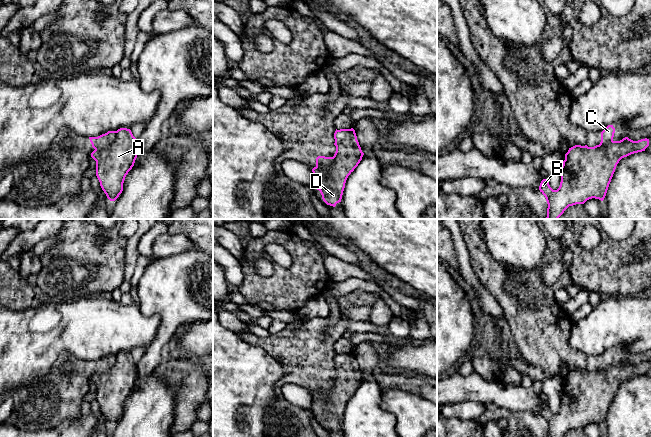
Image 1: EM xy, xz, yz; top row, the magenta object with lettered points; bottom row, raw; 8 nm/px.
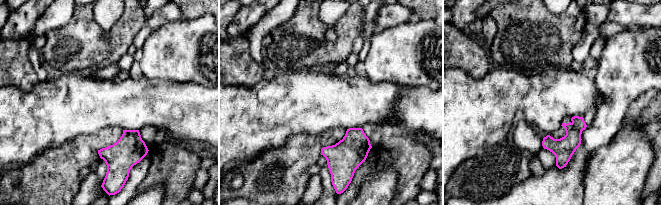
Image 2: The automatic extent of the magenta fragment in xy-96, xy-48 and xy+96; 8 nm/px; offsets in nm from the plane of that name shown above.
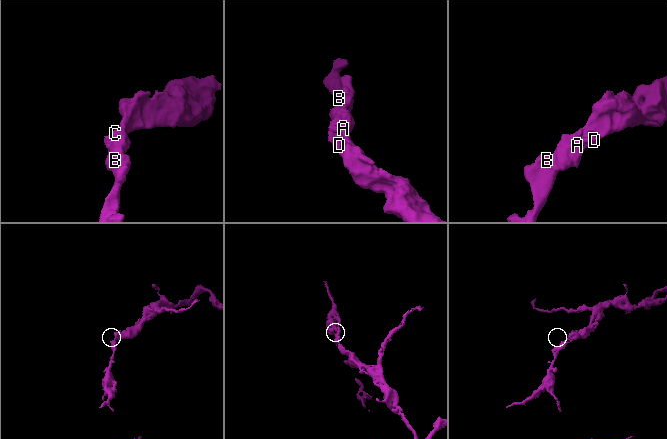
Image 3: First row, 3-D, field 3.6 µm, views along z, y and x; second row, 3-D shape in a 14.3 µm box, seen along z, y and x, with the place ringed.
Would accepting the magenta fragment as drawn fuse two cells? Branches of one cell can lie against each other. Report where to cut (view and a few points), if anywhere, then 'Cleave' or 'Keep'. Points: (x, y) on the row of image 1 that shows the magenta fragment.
Split along xy (116, 131), (113, 140), (106, 147), (95, 149). Cleave

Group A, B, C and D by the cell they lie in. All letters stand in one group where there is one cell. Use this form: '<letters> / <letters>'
A B D / C

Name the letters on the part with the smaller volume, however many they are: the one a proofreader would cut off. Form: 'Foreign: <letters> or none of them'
Foreign: C

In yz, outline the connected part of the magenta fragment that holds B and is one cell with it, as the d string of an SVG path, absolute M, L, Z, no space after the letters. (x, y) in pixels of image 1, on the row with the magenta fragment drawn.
M625 137L594 147L569 148L561 167L559 188L553 190L546 179L539 186L548 204L546 219L558 219L569 206L584 204L592 198L603 201L619 161L645 151L648 146L647 138L633 141Z

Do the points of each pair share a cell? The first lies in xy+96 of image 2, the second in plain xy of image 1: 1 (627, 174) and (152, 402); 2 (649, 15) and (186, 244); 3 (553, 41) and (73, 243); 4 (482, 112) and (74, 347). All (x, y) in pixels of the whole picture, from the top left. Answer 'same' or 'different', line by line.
1: same
2: same
3: same
4: same

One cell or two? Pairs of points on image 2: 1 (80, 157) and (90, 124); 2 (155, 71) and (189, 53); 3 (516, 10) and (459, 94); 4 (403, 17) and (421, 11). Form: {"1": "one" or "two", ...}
{"1": "two", "2": "one", "3": "two", "4": "two"}

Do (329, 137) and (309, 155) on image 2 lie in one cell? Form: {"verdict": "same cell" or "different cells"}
{"verdict": "same cell"}

